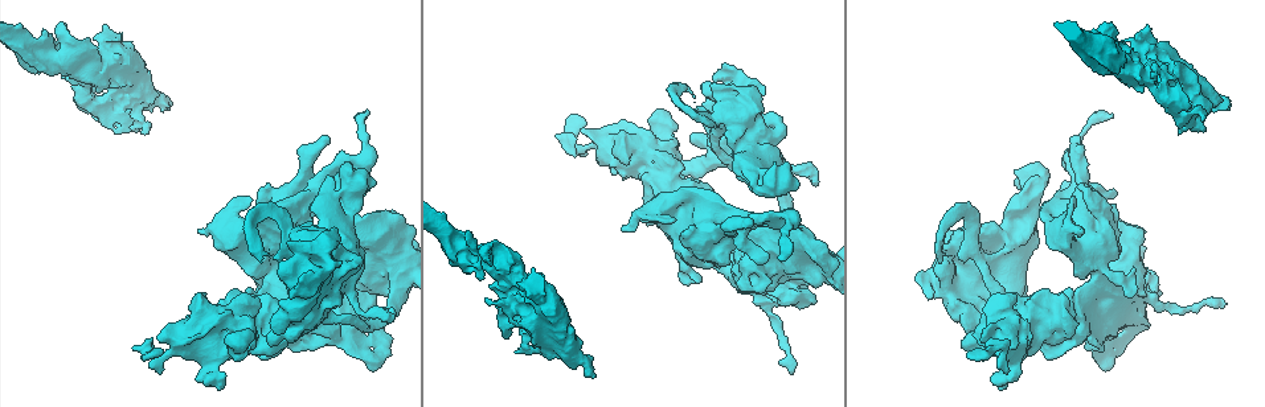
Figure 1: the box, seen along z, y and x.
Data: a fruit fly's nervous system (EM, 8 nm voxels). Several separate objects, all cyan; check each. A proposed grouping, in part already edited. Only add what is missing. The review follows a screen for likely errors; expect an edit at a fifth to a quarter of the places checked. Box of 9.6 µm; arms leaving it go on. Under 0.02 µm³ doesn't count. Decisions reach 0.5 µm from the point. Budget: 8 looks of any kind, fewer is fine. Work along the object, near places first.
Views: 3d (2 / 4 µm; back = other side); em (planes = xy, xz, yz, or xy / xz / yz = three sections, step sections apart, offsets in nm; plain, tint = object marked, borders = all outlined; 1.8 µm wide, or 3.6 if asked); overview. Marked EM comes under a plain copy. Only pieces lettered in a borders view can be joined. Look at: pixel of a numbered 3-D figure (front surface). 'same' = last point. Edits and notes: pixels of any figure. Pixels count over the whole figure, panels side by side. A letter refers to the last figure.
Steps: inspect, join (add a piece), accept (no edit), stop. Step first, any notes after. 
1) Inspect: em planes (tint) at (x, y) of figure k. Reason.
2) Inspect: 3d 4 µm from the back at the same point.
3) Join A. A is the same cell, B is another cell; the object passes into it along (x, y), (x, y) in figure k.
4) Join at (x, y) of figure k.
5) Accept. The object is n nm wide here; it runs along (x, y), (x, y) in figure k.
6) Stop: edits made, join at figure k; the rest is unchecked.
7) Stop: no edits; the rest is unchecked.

Inspect: em xy step 8 (borders) at (623, 228) of figure 1. An open end.

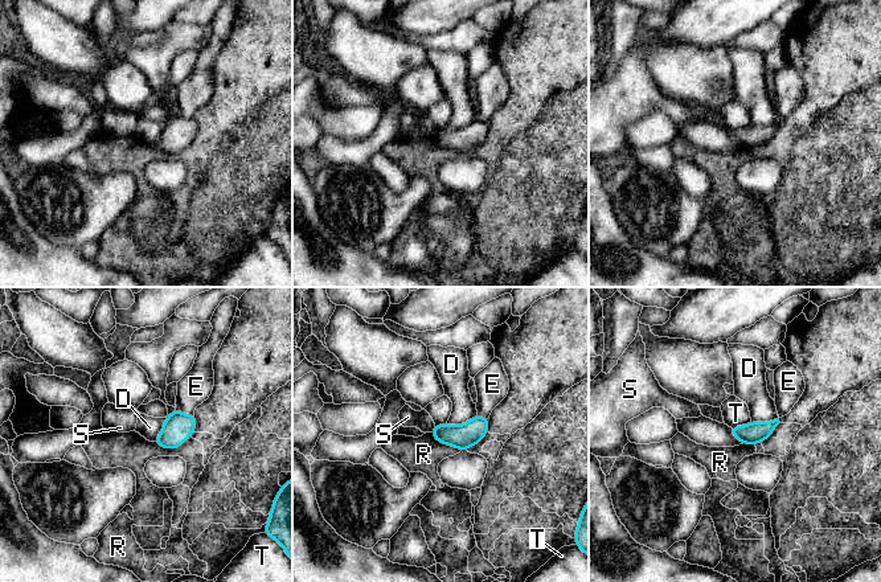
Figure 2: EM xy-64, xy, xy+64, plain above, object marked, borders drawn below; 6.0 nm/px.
Inspect: em planes (borders) at the same point. Another direction.

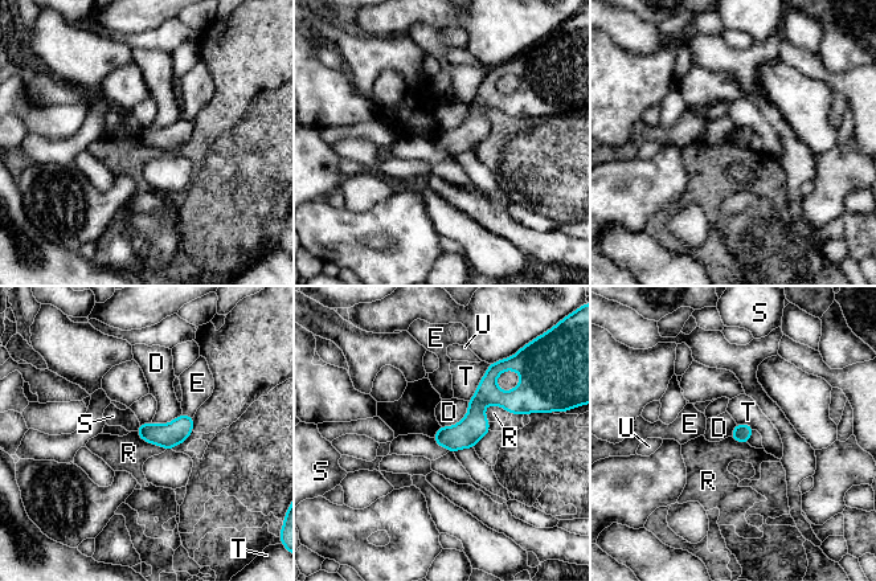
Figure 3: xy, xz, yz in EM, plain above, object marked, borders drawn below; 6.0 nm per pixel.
Accept. D, E, R, S, T and U are other cells; a border runs along (484, 406), (499, 405), (508, 412) in figure 3; none of them fits.

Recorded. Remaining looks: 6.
Inspect: em 3.6 µm planes (borders) at (170, 108) of figure 1. Branch stops here.

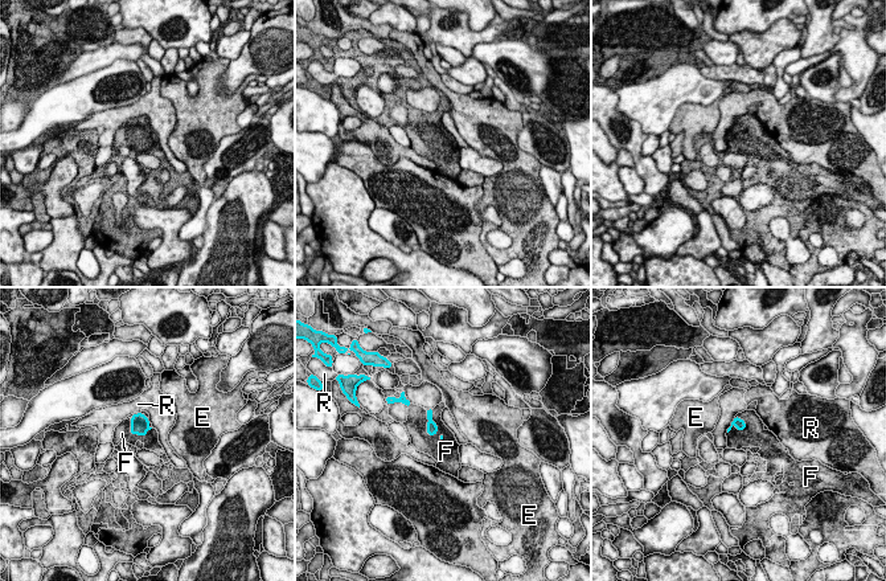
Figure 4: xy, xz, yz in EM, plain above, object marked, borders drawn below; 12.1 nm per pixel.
Join F. F is the same cell, E and R are other cells; the object passes into it along (431, 426), (427, 425), (417, 421) in figure 4; it goes on there.

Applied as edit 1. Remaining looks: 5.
Inspect: overview. See it whole again.

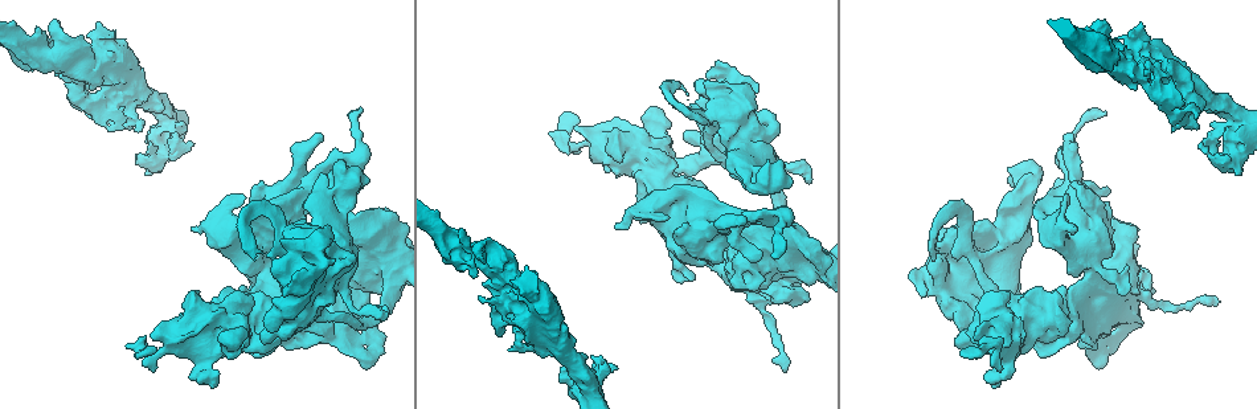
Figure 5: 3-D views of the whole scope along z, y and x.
Inspect: 3d 4 µm at (99, 106) of figure 5. Abrupt turn.

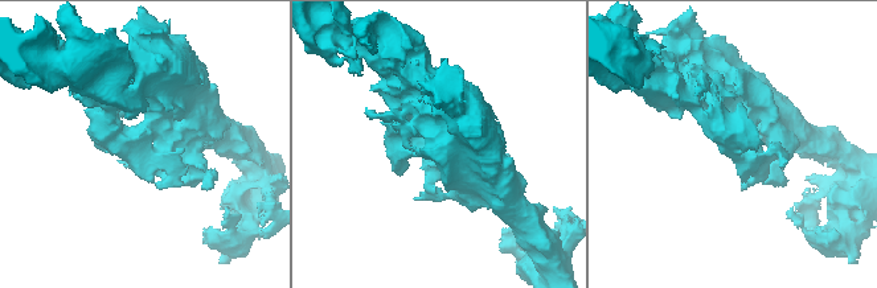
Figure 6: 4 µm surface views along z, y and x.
Inspect: em yz step 16 (tint) at (143, 148) of figure 6. Shape alone is not enough.

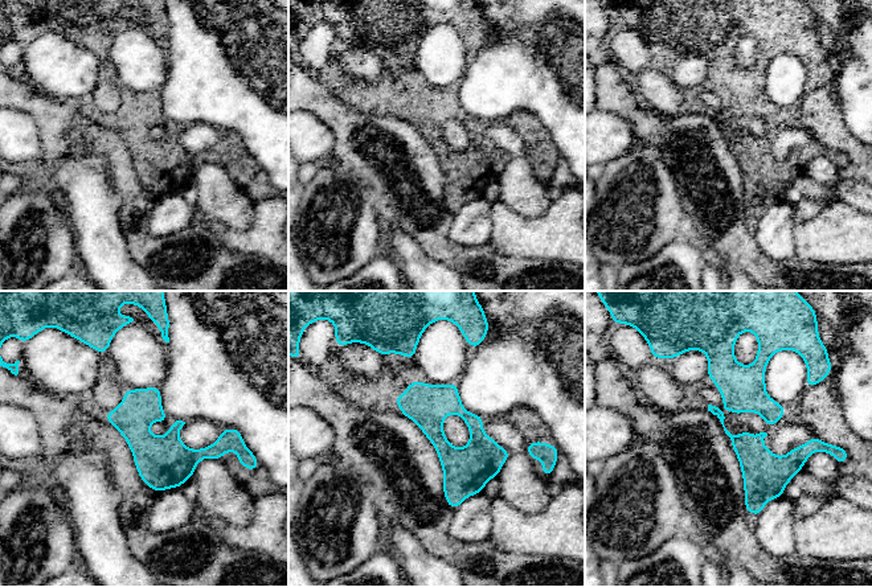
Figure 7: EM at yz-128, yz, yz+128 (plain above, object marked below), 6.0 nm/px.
Inspect: em xz step 4 (borders) at the same point. Cut it another way.

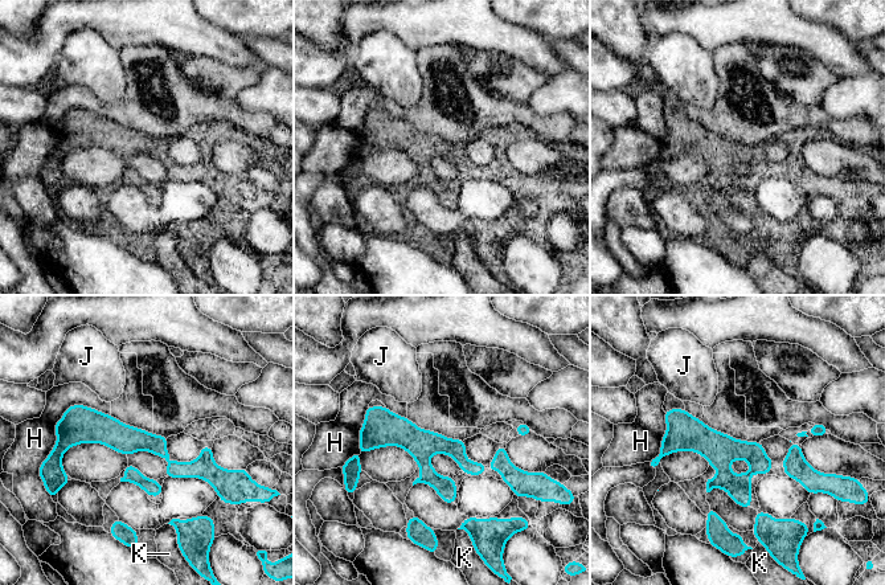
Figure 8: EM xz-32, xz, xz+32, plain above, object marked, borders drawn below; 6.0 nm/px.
Accept. H, J and K are other cells; it runs along (363, 437), (516, 471) in figure 8; no lettered piece goes on from it.

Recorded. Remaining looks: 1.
Stop: edits made, join at figure 4; the rest is unchecked.

